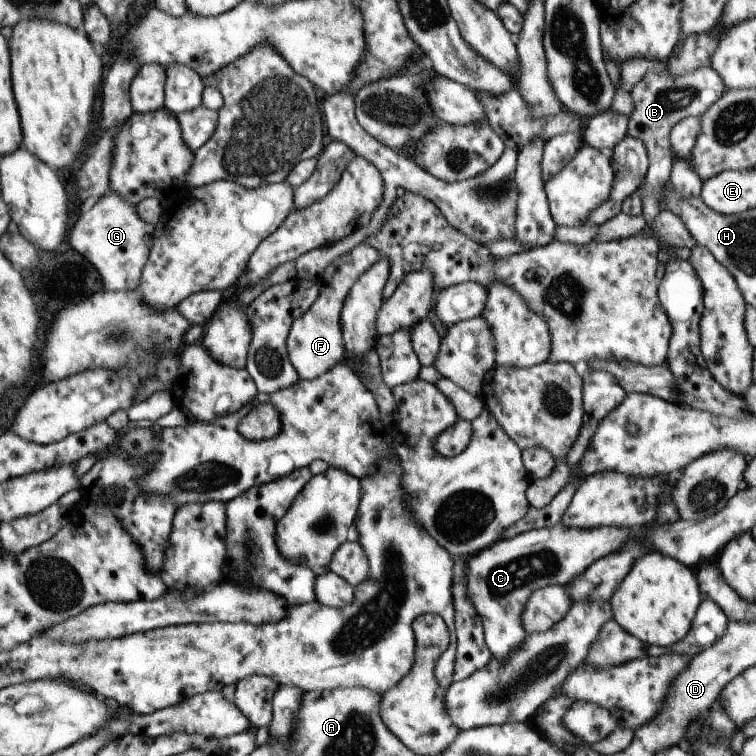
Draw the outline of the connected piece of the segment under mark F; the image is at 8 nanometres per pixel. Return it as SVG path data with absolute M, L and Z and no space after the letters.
M359 243L353 250L335 258L316 279L319 290L317 298L307 312L293 320L286 338L288 359L299 379L311 380L335 366L341 358L345 358L339 322L343 301L357 278L369 270L379 257L377 250L365 243Z

